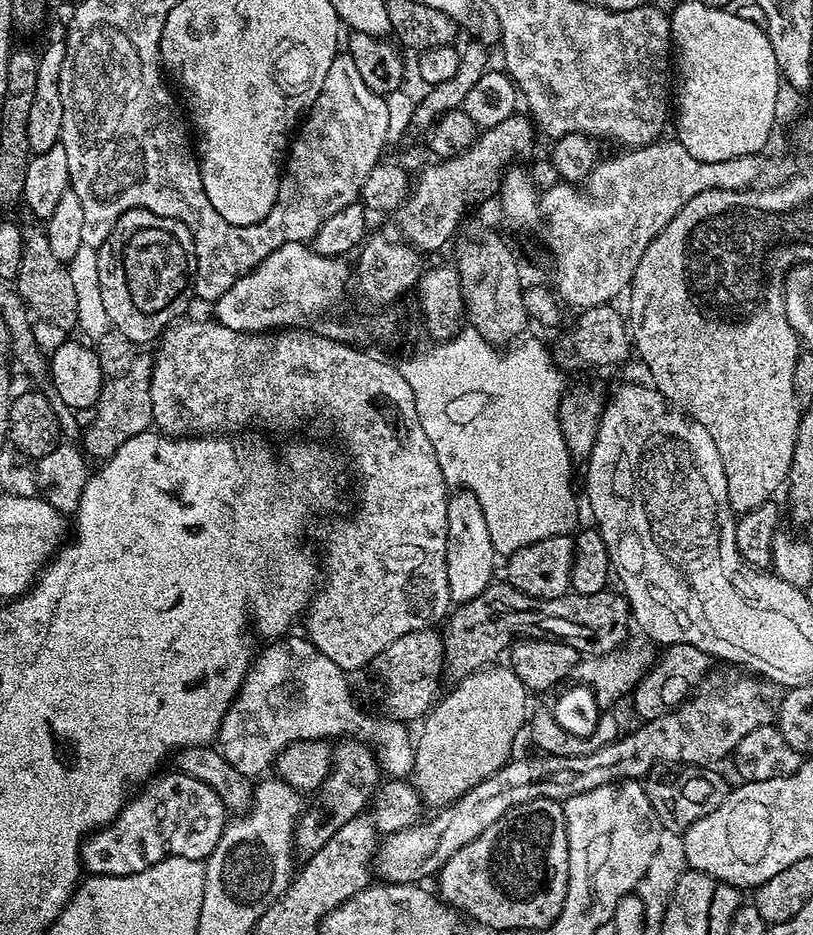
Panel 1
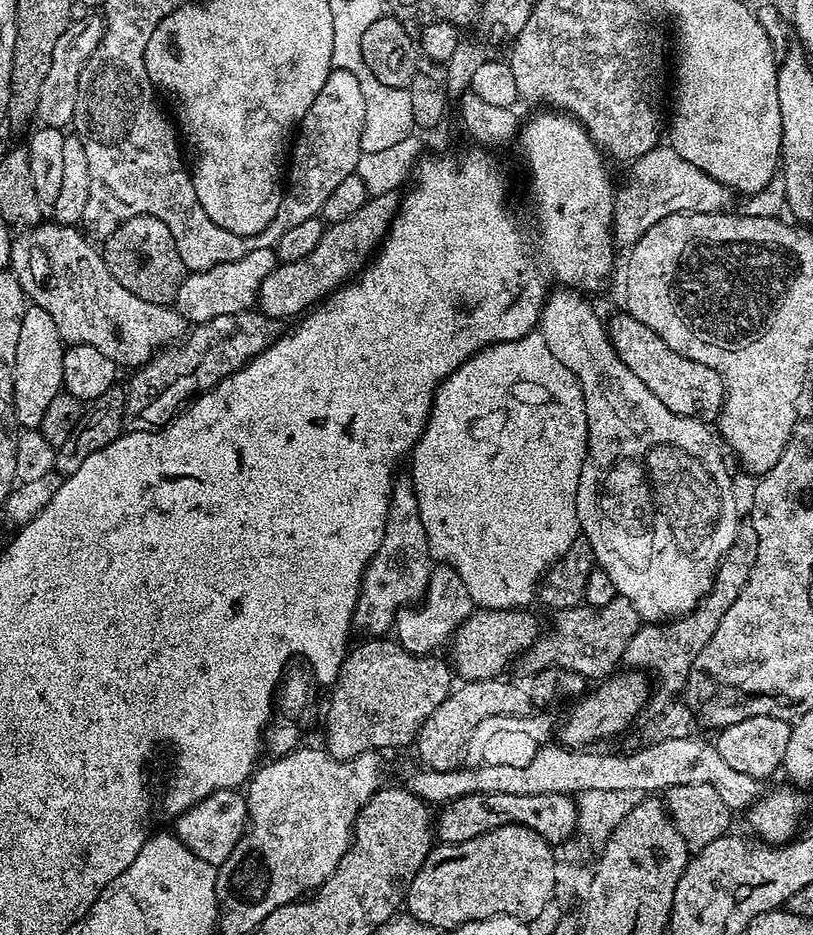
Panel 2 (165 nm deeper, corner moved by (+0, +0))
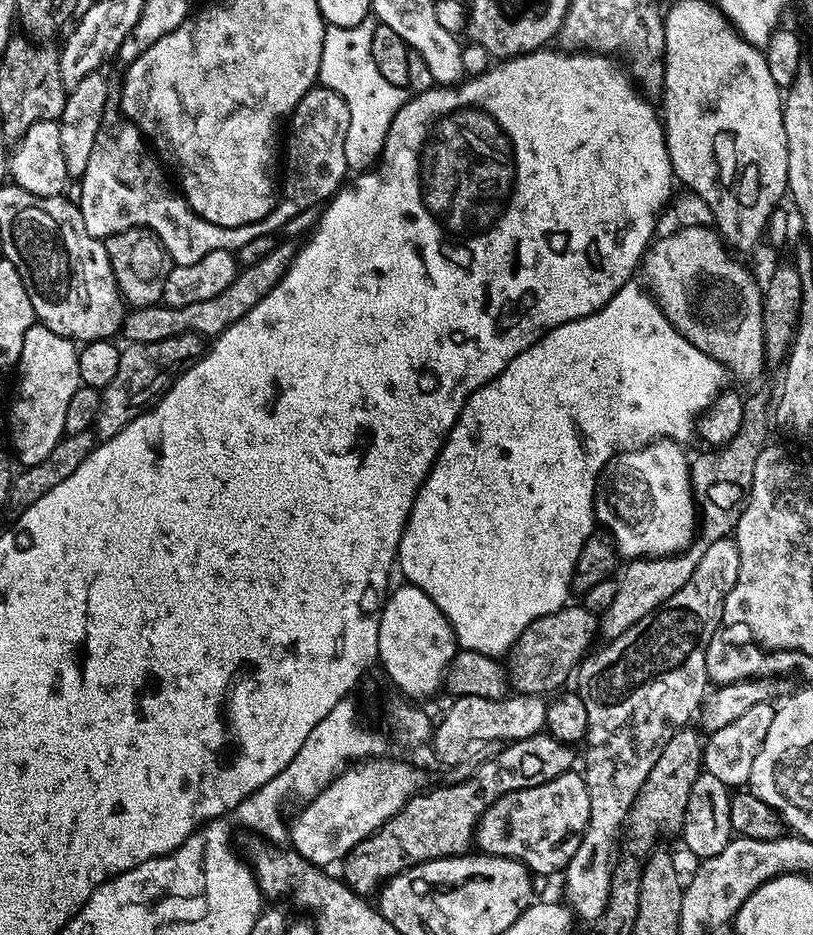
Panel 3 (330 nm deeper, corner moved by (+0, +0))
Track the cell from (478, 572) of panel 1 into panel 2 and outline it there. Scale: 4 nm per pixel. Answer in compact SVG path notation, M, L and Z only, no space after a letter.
M437 563L428 579L428 591L422 603L416 607L405 608L396 616L394 639L410 653L435 653L435 648L444 643L447 645L455 637L457 628L473 610L472 599L460 575L449 564Z

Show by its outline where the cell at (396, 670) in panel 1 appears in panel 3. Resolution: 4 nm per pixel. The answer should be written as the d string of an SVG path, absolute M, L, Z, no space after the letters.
M565 606L554 614L538 618L512 645L506 667L511 687L517 693L543 697L544 692L555 693L563 689L567 685L564 683L571 676L573 679L574 673L580 667L580 661L589 655L588 647L598 640L597 613L583 606L572 607Z

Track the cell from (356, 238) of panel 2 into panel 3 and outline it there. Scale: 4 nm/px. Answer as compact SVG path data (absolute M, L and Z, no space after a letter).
M284 242L277 243L261 260L237 271L234 282L222 290L222 294L214 294L214 298L206 298L206 302L190 302L190 306L174 306L169 308L161 302L149 308L132 308L124 317L122 336L128 344L145 344L146 342L162 342L162 338L174 338L187 332L194 332L204 338L215 338L234 322L238 322L258 302L262 300L286 274L288 265L292 263L294 248Z

